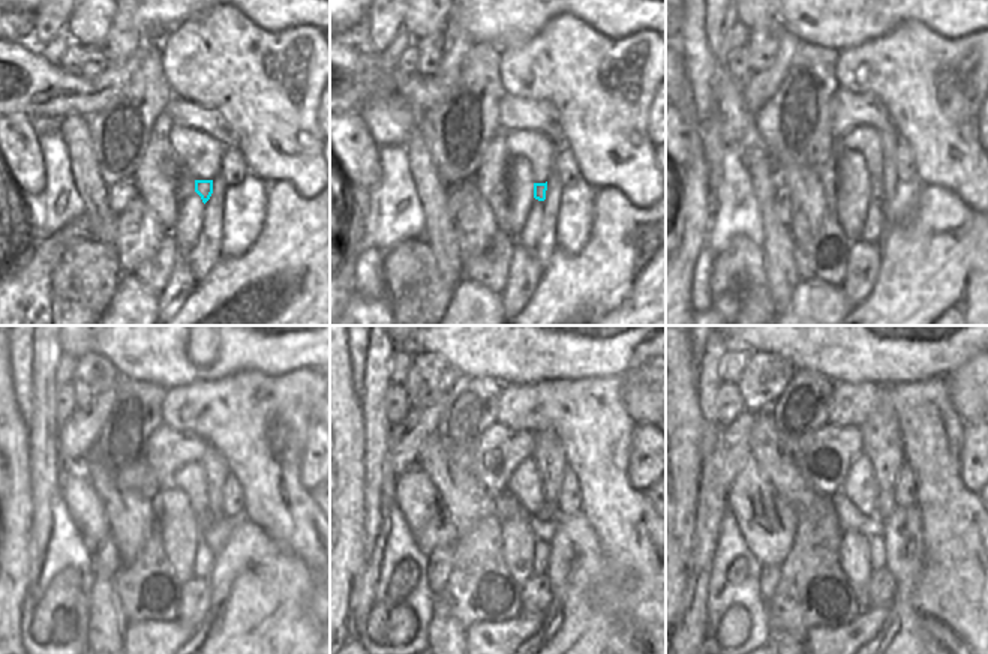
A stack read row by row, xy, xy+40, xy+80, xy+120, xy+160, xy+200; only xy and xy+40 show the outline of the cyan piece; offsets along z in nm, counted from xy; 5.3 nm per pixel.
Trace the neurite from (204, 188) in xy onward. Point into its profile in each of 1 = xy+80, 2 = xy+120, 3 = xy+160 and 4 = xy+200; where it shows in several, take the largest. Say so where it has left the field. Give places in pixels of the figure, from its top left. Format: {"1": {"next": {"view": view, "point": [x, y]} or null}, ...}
{"1": {"next": {"view": "xy+80", "point": [876, 183]}}, "2": {"next": {"view": "xy+120", "point": [204, 518]}}, "3": {"next": {"view": "xy+160", "point": [546, 512]}}, "4": {"next": {"view": "xy+200", "point": [885, 503]}}}

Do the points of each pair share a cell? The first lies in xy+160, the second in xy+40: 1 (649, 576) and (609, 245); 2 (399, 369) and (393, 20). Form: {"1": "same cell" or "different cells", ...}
{"1": "different cells", "2": "different cells"}

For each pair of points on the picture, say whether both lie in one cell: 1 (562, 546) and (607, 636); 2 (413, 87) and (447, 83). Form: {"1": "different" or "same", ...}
{"1": "same", "2": "same"}

